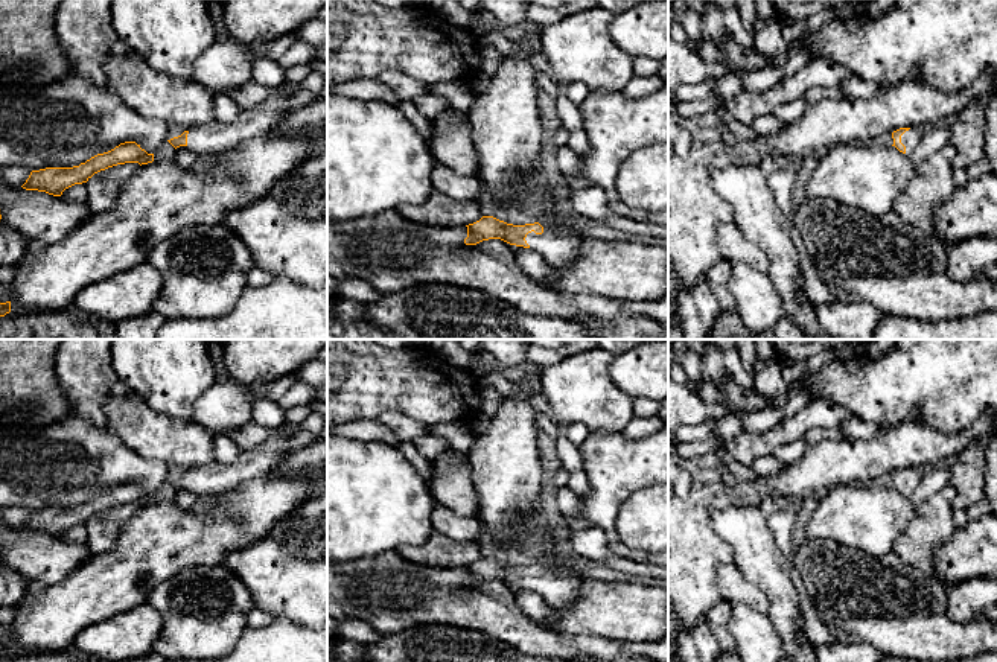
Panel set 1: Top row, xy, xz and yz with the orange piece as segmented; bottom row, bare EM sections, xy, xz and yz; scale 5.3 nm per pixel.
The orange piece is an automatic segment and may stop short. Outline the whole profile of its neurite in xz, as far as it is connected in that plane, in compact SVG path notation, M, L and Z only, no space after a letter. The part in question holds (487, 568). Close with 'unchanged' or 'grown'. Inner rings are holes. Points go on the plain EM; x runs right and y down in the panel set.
M483 557L479 562L466 568L466 586L501 580L510 586L536 590L553 609L566 606L586 581L586 577L578 574L574 574L571 578L553 577L548 569L539 563L513 566L493 557Z; grown

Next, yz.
M900 469L892 473L892 487L906 496L910 496L916 490L921 478L922 475L915 469Z; grown

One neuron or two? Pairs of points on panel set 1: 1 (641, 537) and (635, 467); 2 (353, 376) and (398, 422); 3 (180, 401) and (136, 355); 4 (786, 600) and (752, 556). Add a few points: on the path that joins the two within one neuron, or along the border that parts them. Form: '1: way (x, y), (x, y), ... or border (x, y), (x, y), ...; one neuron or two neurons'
1: border (652, 484), (637, 489), (623, 502), (615, 519); two neurons
2: border (375, 419), (387, 411), (401, 411), (422, 420); two neurons
3: way (171, 390), (146, 366); one neuron
4: way (780, 589), (763, 566); one neuron

